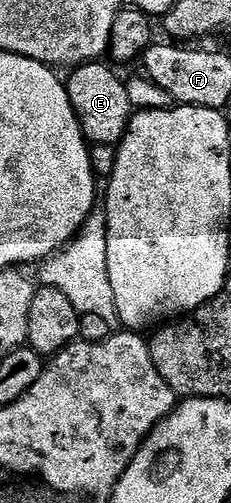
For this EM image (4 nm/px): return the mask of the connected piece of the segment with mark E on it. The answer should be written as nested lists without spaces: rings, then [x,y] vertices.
[[[89,63],[78,65],[66,77],[70,103],[80,120],[80,126],[85,138],[92,145],[106,143],[119,146],[121,139],[128,129],[129,119],[134,112],[133,105],[128,97],[125,78],[115,73],[117,70],[111,64]]]

